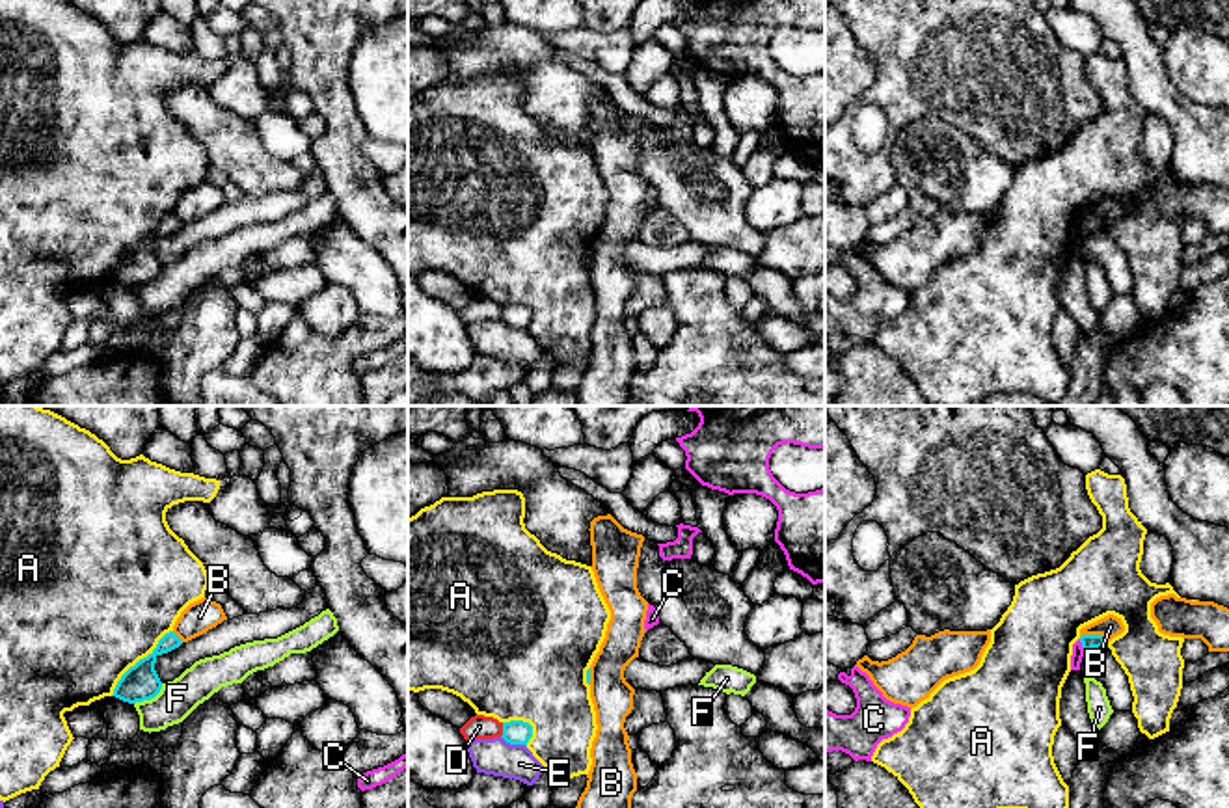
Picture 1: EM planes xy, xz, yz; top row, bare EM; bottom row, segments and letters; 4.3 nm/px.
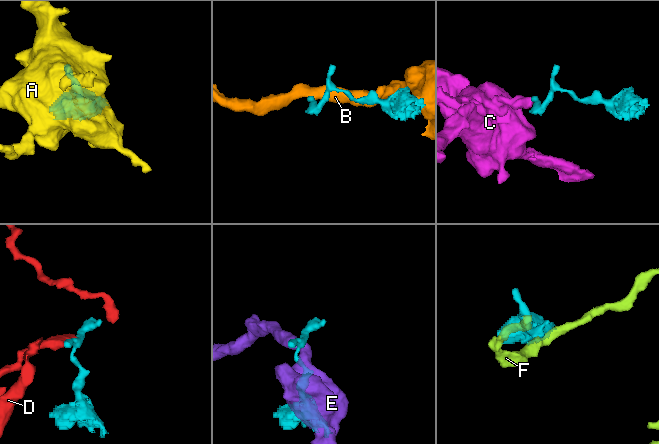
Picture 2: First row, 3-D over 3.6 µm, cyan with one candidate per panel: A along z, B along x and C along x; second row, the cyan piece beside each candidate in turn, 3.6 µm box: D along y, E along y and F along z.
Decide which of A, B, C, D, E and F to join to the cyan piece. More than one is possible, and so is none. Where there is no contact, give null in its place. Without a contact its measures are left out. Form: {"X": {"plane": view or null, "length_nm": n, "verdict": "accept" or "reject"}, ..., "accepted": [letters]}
{"A": {"plane": "xy", "length_nm": 400, "verdict": "reject"}, "B": {"plane": "yz", "length_nm": 120, "verdict": "reject"}, "C": {"plane": "yz", "length_nm": 60, "verdict": "reject"}, "D": {"plane": "xz", "length_nm": 70, "verdict": "reject"}, "E": {"plane": "xz", "length_nm": 120, "verdict": "reject"}, "F": {"plane": "xy", "length_nm": 160, "verdict": "reject"}, "accepted": []}

